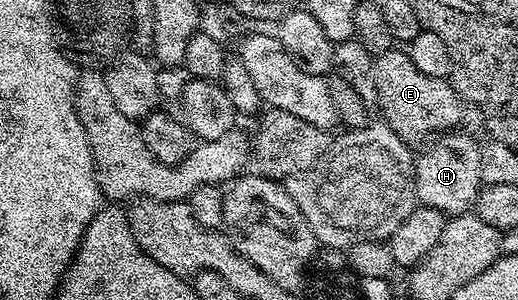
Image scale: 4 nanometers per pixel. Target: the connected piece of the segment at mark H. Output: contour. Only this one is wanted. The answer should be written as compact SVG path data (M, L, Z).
M445 131L431 138L414 157L417 202L425 209L437 209L448 217L469 212L482 188L481 142L475 141L471 132L460 132Z

